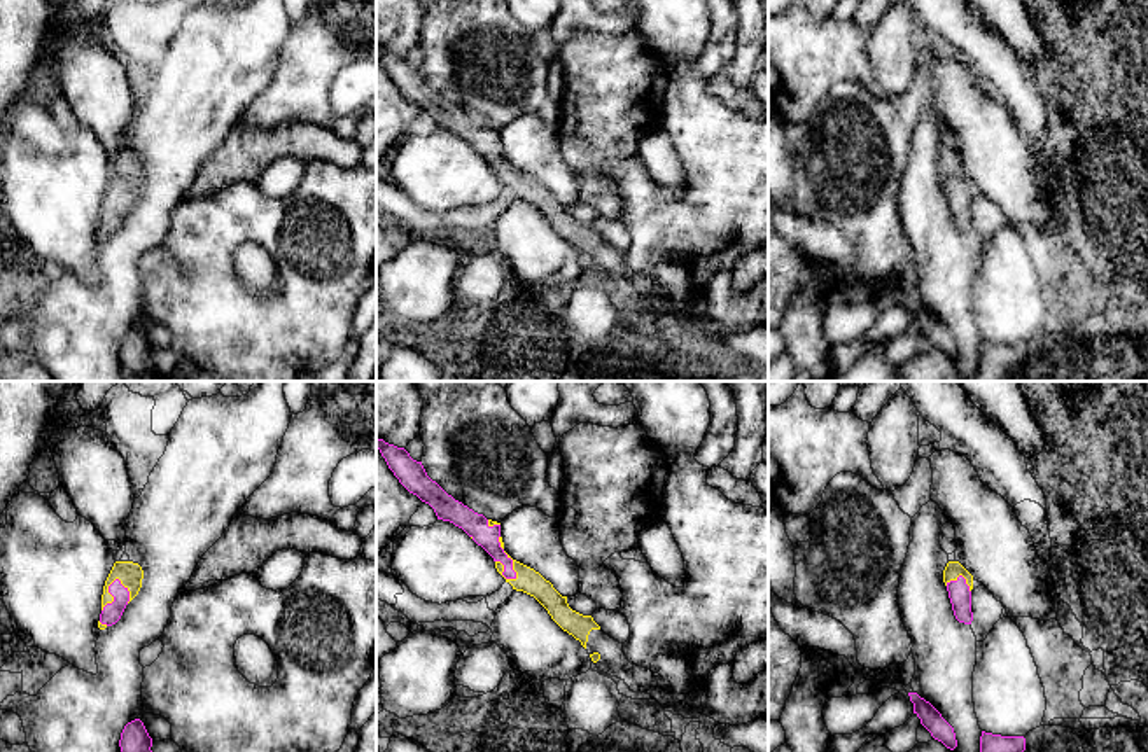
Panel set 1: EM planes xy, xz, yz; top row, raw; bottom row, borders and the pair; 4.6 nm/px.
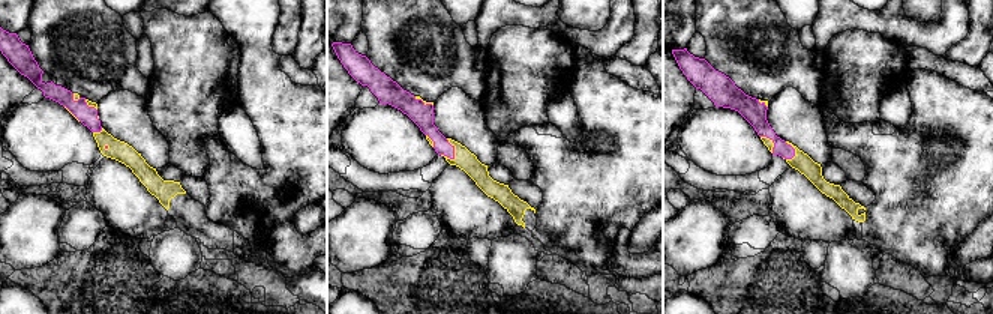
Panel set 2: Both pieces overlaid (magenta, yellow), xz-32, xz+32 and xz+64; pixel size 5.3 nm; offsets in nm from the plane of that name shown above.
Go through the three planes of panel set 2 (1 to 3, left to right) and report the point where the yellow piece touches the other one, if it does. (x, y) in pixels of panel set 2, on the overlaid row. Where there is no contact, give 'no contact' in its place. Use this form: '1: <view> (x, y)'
1: xz-32 (98, 131)
2: xz+32 (453, 149)
3: xz+64 (794, 150)

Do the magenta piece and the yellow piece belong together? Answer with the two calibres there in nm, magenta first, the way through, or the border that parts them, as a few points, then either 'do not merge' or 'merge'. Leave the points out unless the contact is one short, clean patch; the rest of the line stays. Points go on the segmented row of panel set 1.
calibres 110 and 120 nm; merge

